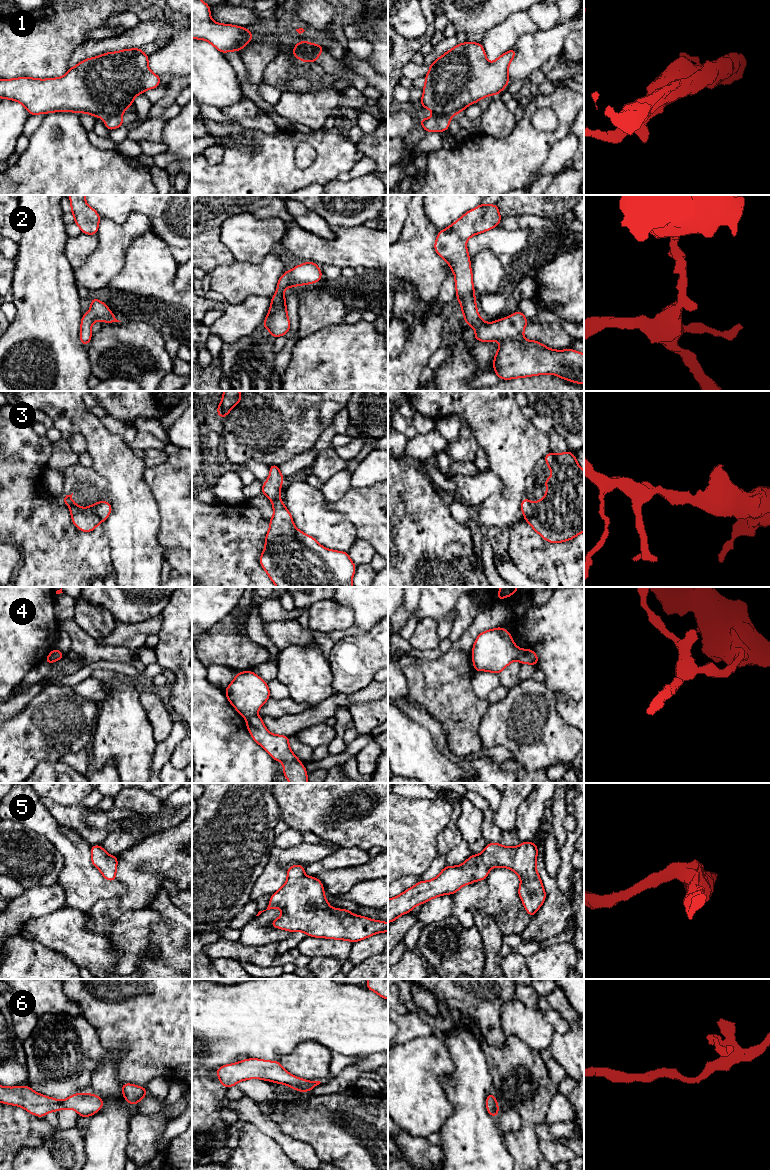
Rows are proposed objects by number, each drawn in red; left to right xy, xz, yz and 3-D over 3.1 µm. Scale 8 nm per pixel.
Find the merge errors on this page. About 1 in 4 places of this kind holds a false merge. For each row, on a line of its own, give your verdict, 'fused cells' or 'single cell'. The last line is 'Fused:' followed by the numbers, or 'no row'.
1: fused cells
2: single cell
3: single cell
4: fused cells
5: single cell
6: single cell
Fused: 1, 4

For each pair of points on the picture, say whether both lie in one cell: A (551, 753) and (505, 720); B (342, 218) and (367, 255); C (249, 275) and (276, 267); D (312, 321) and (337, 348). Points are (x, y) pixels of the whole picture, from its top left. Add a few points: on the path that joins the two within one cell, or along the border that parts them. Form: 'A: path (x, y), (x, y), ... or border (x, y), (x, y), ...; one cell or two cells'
A: path (540, 742), (520, 722), (516, 722); one cell
B: border (362, 224), (349, 227), (331, 226); two cells
C: path (256, 275), (265, 275), (269, 271); one cell
D: border (342, 322), (318, 329), (299, 340); two cells

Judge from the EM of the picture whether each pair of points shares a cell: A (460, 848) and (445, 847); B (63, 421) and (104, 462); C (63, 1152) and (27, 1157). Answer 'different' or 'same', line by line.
A: different
B: same
C: same

